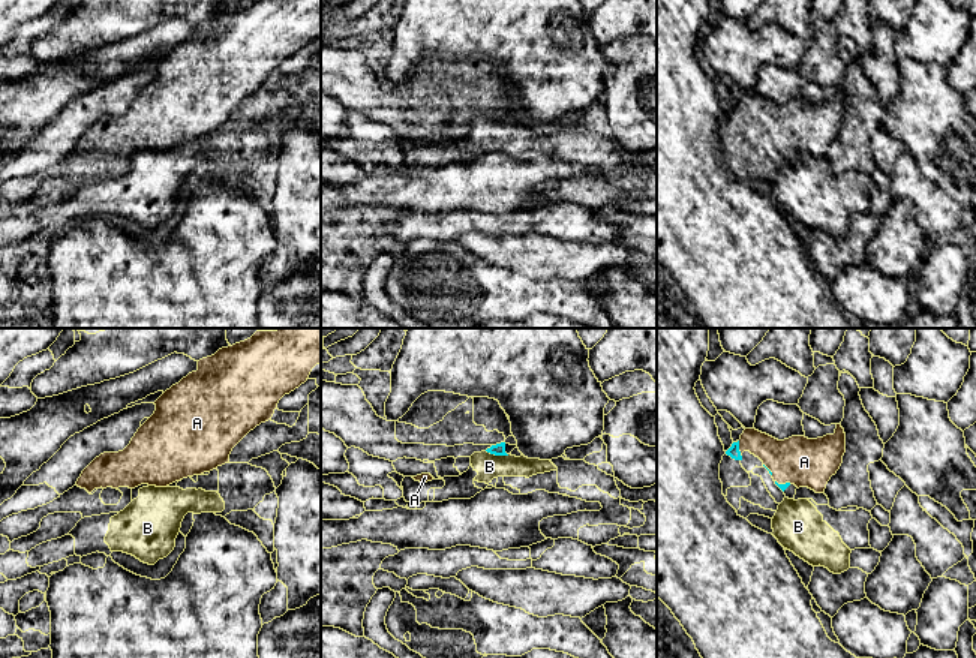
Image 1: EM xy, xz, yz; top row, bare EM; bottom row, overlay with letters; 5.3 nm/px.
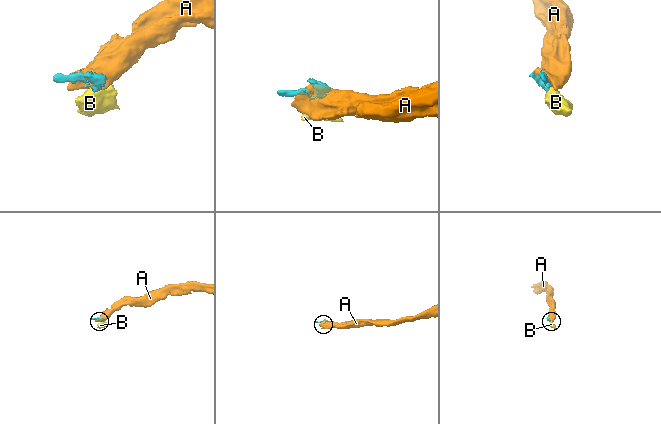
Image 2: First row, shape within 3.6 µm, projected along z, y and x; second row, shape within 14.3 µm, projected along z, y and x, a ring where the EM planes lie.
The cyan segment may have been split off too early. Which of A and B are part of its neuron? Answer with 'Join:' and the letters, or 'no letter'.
Join: A

